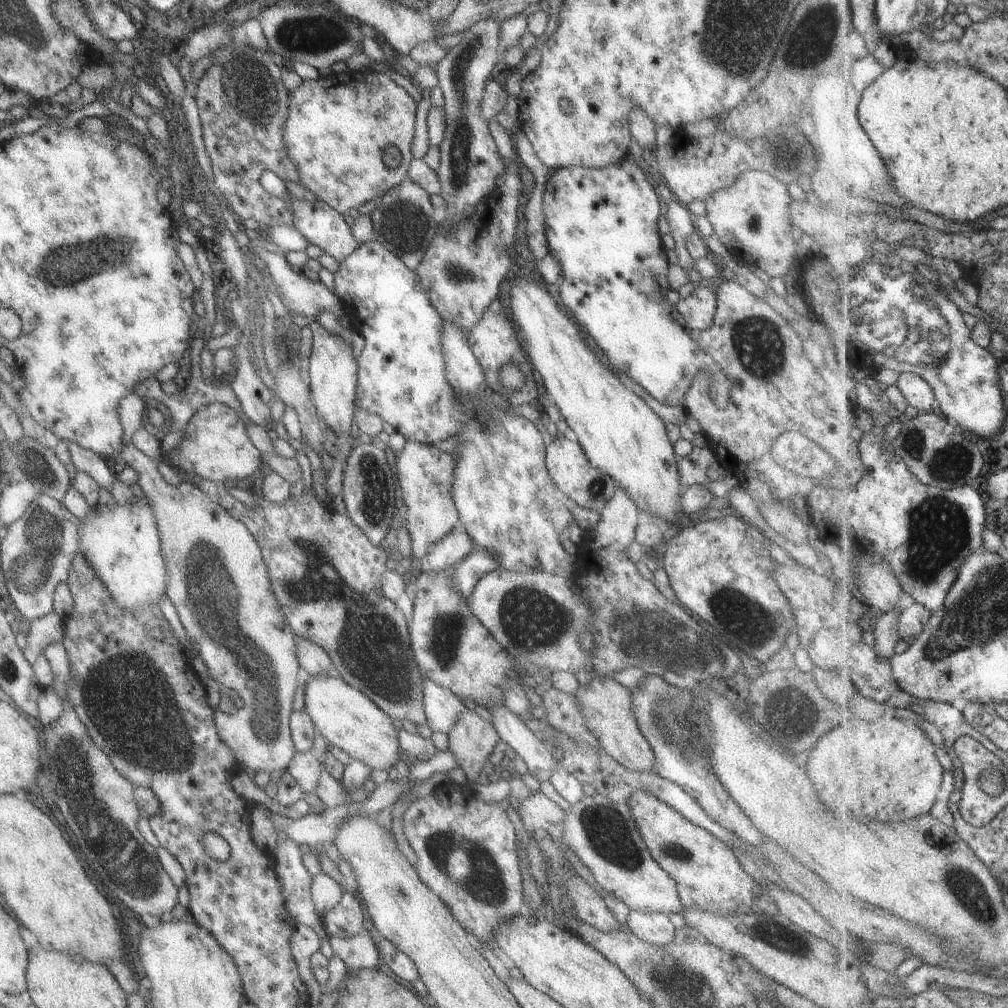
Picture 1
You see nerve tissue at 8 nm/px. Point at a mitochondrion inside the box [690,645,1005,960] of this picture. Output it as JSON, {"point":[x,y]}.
{"point":[963,882]}

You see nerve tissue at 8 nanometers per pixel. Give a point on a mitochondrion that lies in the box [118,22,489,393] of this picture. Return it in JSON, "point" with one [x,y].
{"point":[251,93]}

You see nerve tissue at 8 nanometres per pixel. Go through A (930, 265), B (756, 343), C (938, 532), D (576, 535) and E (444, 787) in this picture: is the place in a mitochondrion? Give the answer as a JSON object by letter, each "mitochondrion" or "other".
{"A":"other","B":"mitochondrion","C":"mitochondrion","D":"other","E":"other"}

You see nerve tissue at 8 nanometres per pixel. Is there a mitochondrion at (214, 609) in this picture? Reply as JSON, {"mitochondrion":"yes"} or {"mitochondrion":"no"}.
{"mitochondrion":"yes"}

